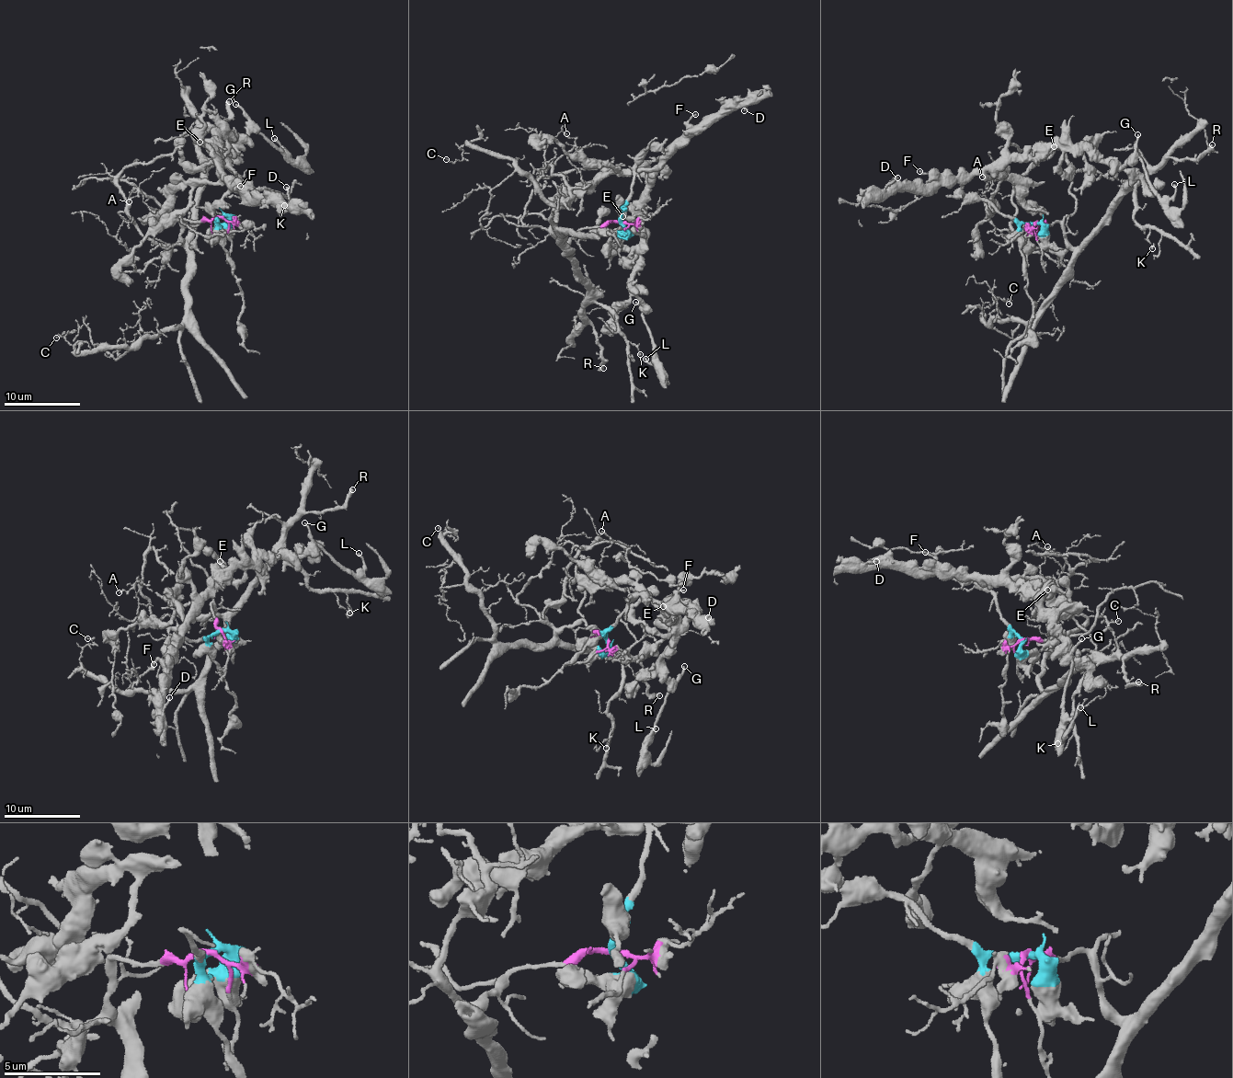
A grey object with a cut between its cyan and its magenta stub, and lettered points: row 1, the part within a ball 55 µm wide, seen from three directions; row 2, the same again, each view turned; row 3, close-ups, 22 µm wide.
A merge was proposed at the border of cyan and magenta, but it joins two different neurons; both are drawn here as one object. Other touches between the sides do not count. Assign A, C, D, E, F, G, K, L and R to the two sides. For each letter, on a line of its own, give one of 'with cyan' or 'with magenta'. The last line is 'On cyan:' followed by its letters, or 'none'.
A: with magenta
C: with magenta
D: with cyan
E: with cyan
F: with cyan
G: with cyan
K: with magenta
L: with cyan
R: with magenta
On cyan: D, E, F, G, L

